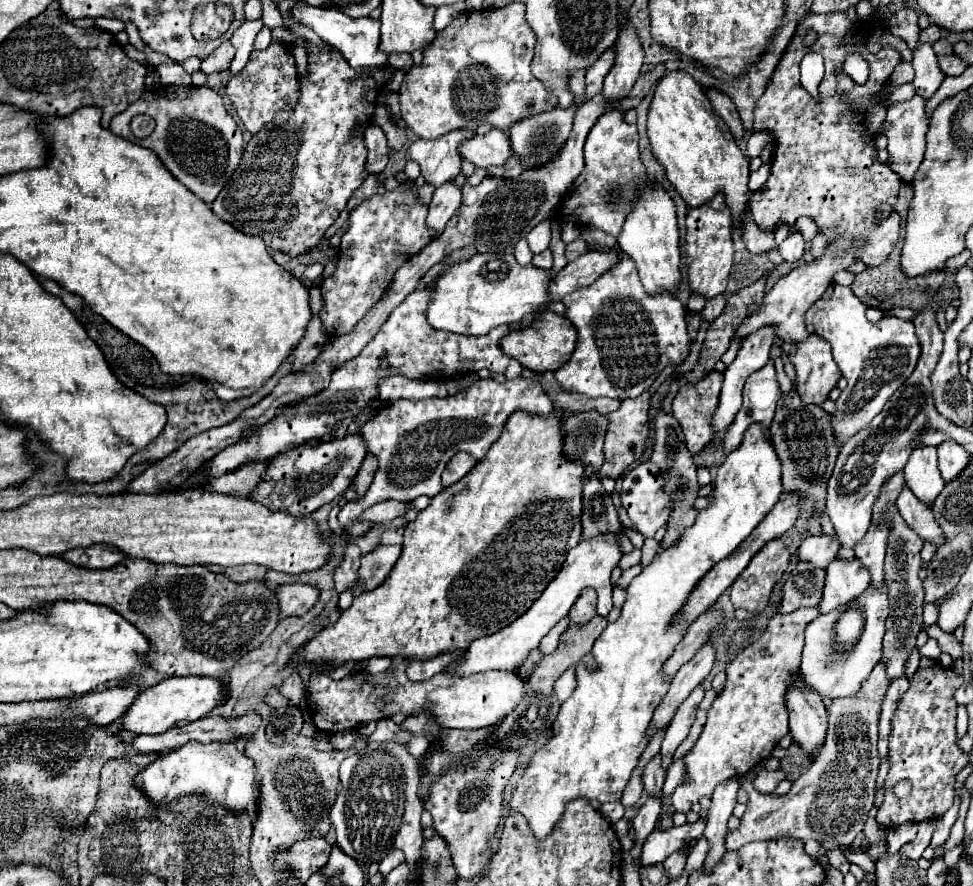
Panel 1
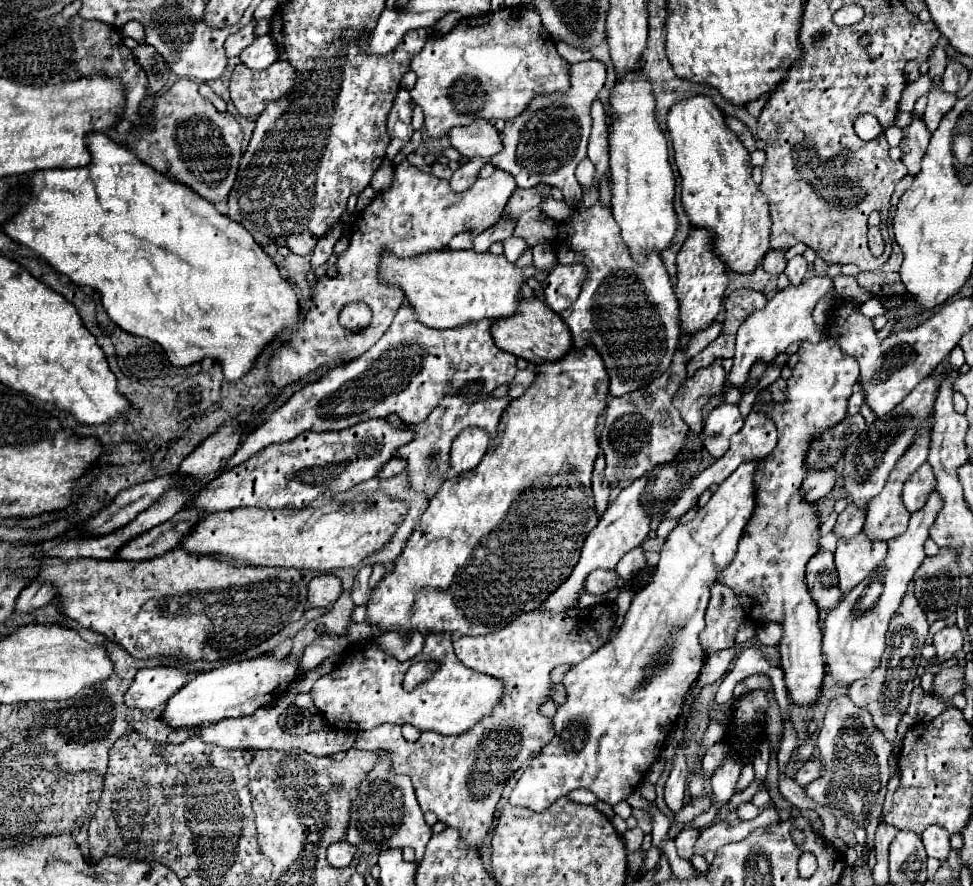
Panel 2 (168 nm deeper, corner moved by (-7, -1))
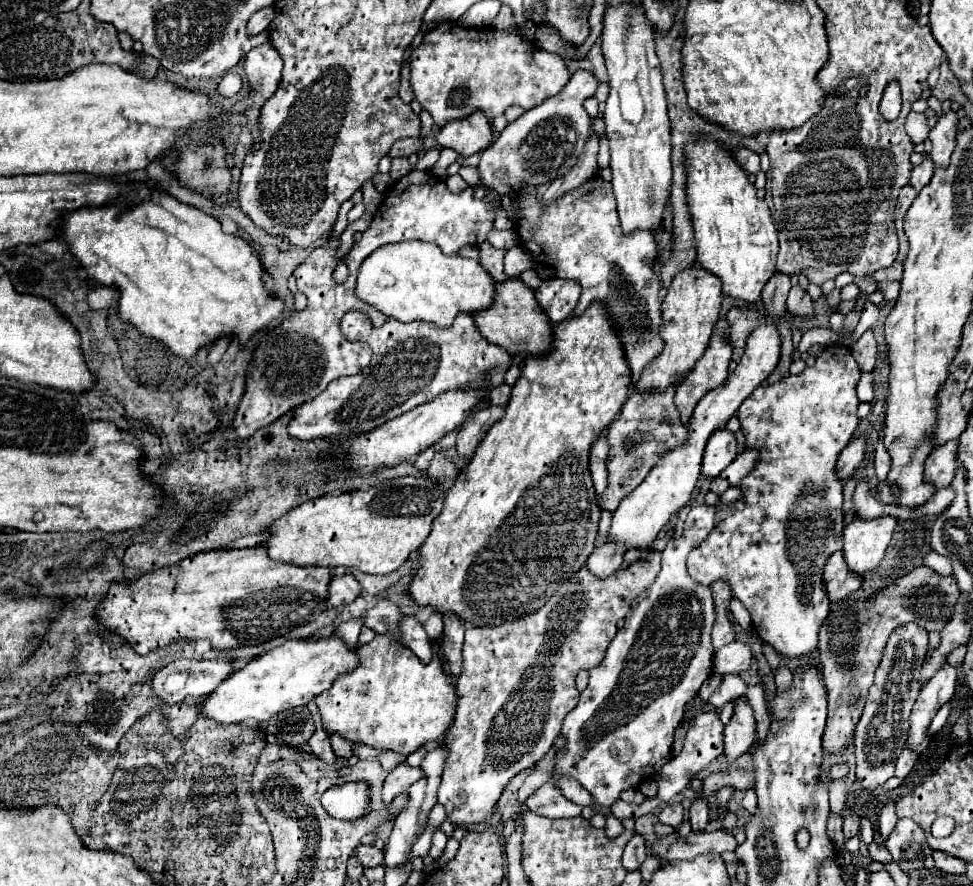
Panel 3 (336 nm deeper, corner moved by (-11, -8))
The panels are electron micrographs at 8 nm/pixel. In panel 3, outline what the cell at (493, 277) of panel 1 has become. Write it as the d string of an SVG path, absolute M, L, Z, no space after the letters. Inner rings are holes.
M397 242L373 250L359 268L355 294L365 304L401 322L425 320L435 326L451 326L457 314L479 312L493 302L495 282L477 260L445 256L431 242Z

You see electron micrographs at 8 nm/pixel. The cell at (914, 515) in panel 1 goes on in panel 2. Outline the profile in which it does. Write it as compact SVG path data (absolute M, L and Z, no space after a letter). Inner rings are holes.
M923 463L913 475L911 479L905 483L903 489L903 503L907 507L909 513L919 511L925 505L925 497L929 491L935 489L935 475L931 471L929 463Z

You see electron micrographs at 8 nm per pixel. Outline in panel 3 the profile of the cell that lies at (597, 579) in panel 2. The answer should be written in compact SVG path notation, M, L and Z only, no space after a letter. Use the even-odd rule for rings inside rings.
M603 542L593 550L591 558L587 560L587 566L595 576L607 578L621 566L625 552L627 550L619 550L619 546L607 546L607 542Z

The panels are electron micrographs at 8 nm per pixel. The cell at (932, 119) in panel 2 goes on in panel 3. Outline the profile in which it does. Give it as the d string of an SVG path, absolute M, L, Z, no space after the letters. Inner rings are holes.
M949 112L939 118L937 126L931 130L931 162L935 168L947 168L949 158L955 150L955 126L957 126L957 114Z

